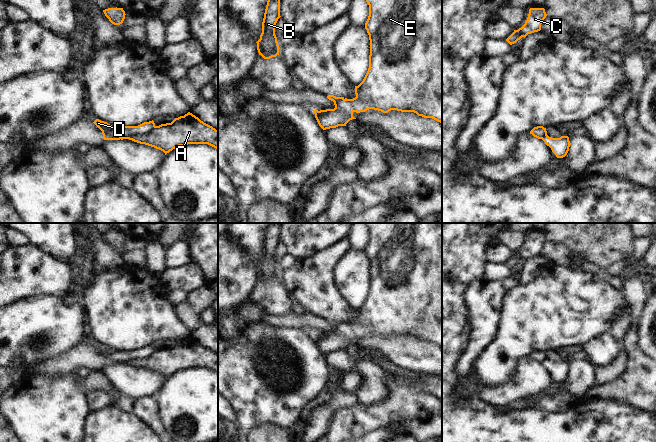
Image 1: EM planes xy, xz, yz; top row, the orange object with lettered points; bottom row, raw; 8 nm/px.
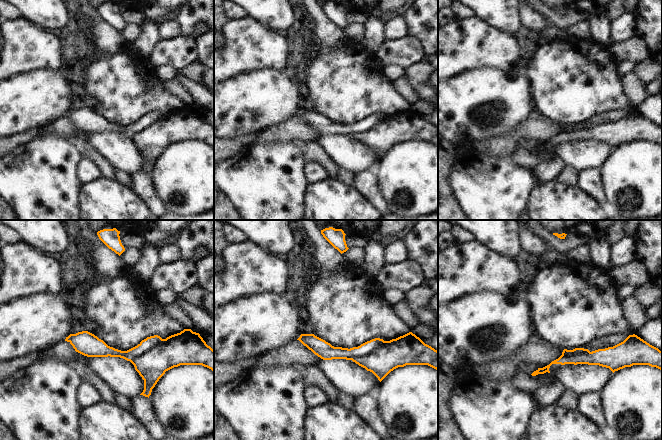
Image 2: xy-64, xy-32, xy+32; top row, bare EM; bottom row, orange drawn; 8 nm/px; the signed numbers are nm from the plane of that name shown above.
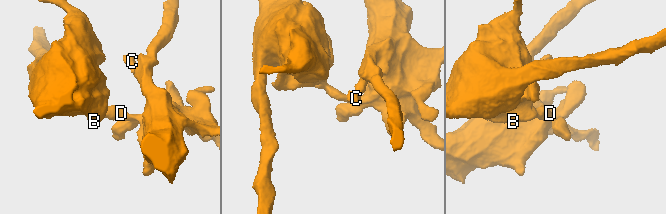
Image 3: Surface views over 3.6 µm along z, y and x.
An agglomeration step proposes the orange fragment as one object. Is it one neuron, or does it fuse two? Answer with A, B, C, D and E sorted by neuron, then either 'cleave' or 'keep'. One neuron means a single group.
A C E / B D | cleave

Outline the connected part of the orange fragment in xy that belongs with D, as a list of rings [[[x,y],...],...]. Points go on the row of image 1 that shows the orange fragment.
[[[96,119],[93,123],[102,131],[104,140],[120,140],[131,136],[144,135],[155,127],[153,120],[138,126],[112,126],[99,119]]]

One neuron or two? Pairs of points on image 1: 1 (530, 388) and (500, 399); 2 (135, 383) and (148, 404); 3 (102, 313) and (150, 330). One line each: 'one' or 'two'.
1: one
2: two
3: one

